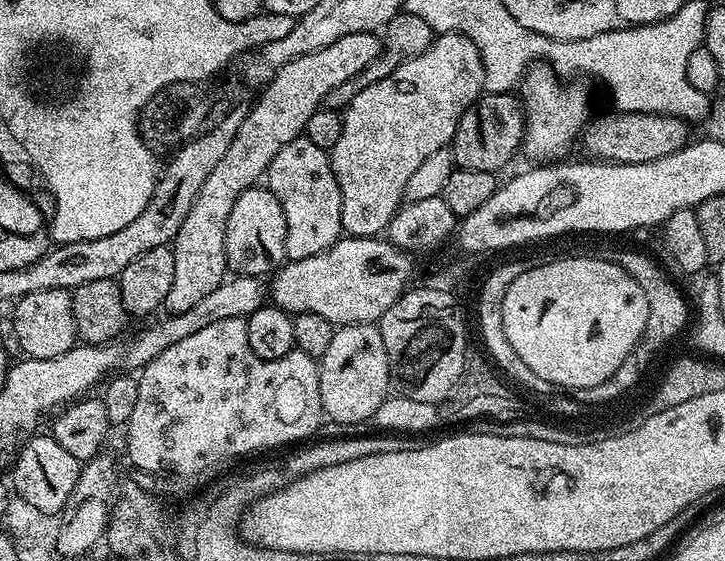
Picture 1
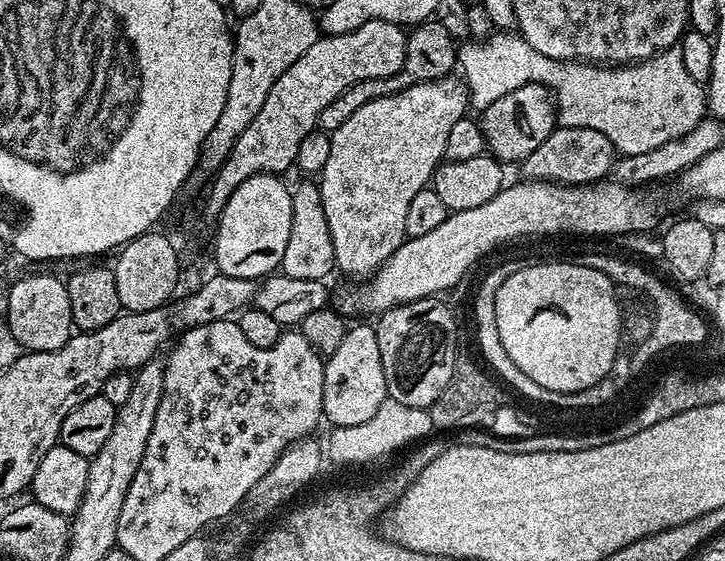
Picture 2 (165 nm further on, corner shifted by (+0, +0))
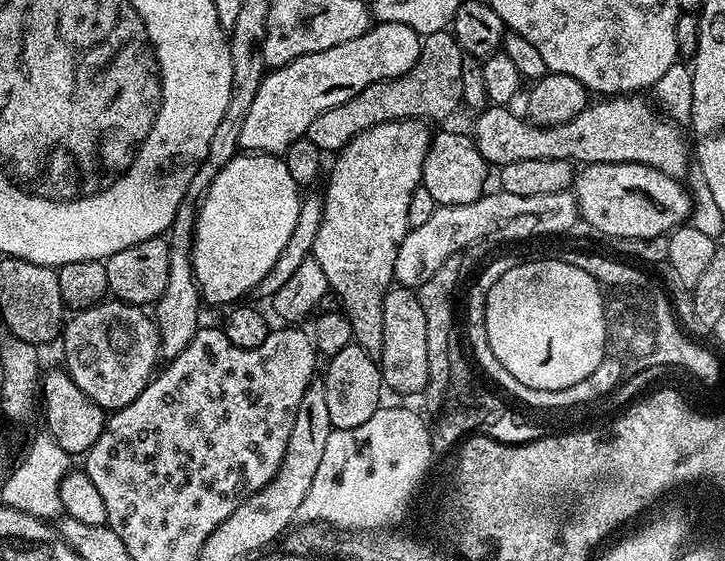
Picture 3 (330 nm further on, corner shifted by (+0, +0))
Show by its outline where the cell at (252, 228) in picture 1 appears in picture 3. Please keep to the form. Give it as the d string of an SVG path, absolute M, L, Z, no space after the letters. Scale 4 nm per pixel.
M267 152L238 154L222 166L199 201L196 226L192 229L192 269L200 287L200 299L205 305L232 306L243 301L247 292L255 293L262 278L266 278L274 262L278 262L278 254L282 254L286 242L290 242L290 234L294 234L301 199L301 189L294 182L287 159L279 155Z

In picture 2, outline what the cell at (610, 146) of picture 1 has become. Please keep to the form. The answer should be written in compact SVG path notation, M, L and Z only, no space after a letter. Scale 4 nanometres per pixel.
M557 126L522 162L524 176L529 180L547 180L554 184L566 184L579 186L581 184L593 185L603 181L611 173L614 163L614 149L612 143L604 134L598 134L598 130L586 130L585 128L562 128Z

